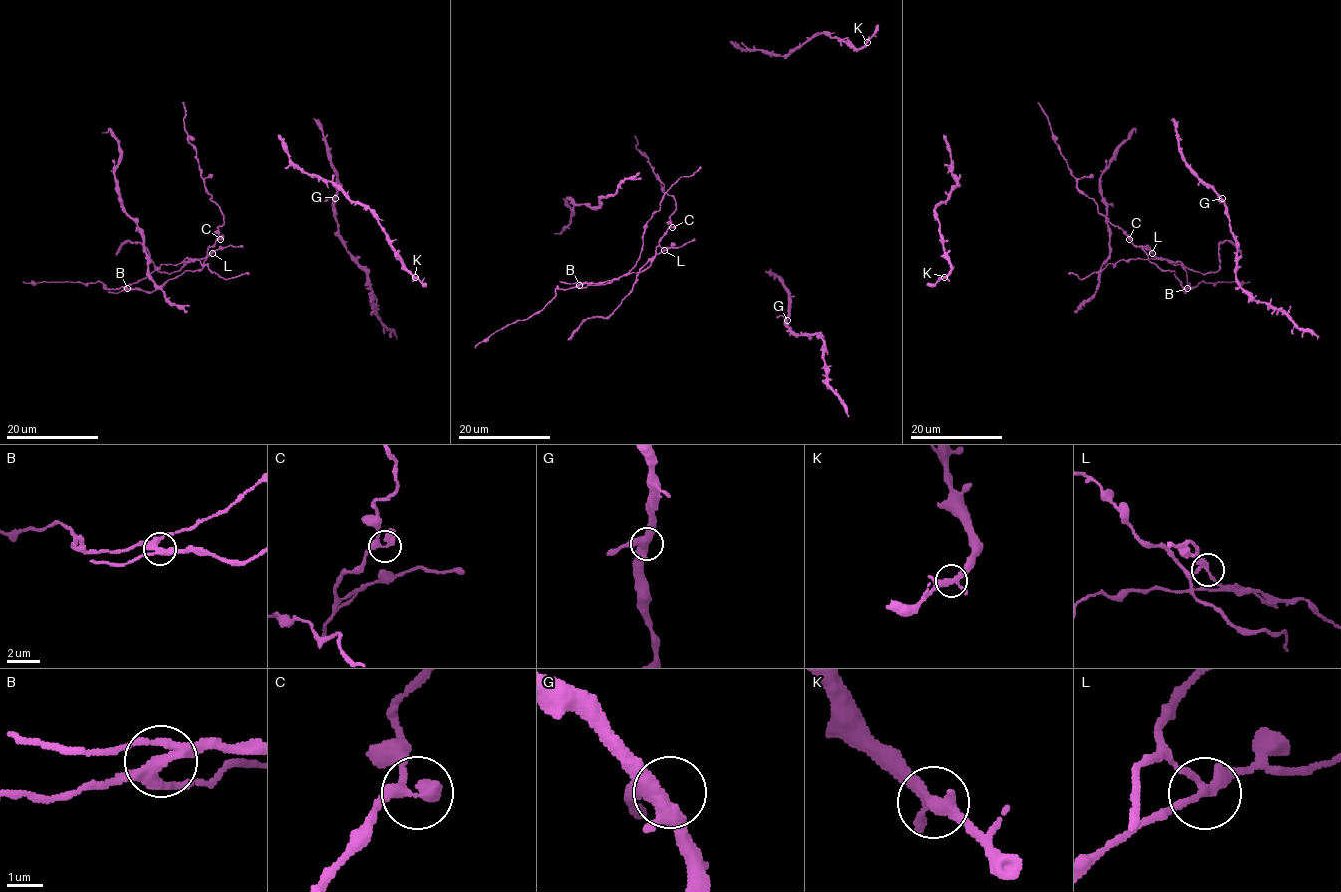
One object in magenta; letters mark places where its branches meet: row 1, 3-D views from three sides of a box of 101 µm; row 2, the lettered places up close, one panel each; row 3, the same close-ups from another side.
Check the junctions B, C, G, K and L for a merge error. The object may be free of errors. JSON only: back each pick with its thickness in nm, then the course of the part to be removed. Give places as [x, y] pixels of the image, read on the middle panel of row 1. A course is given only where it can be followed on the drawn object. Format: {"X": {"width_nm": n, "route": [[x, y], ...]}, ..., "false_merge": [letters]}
{"B": {"width_nm": 320, "route": [[579, 285], [607, 284], [630, 270], [638, 260], [644, 226], [660, 209], [664, 193], [701, 168]]}, "false_merge": ["B"]}

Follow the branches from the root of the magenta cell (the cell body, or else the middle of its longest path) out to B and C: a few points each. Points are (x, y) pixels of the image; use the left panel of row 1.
B: (207, 250), (207, 259), (200, 270), (184, 271), (150, 292), (127, 289)
C: (207, 250), (220, 239)

